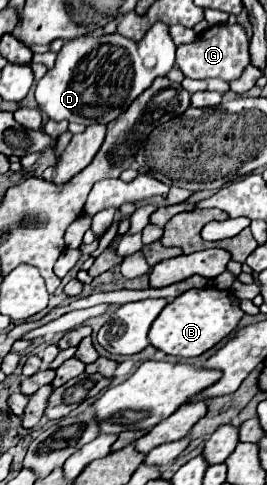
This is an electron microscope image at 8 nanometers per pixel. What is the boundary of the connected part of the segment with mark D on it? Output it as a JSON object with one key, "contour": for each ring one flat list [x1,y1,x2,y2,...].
{"contour":[[155,22,139,42,123,38,117,32,99,36,85,34,63,44,55,66,35,86,35,100,39,108,57,122,67,120,85,126,109,124,119,118,157,76,165,76,173,66,175,42,165,22]]}

